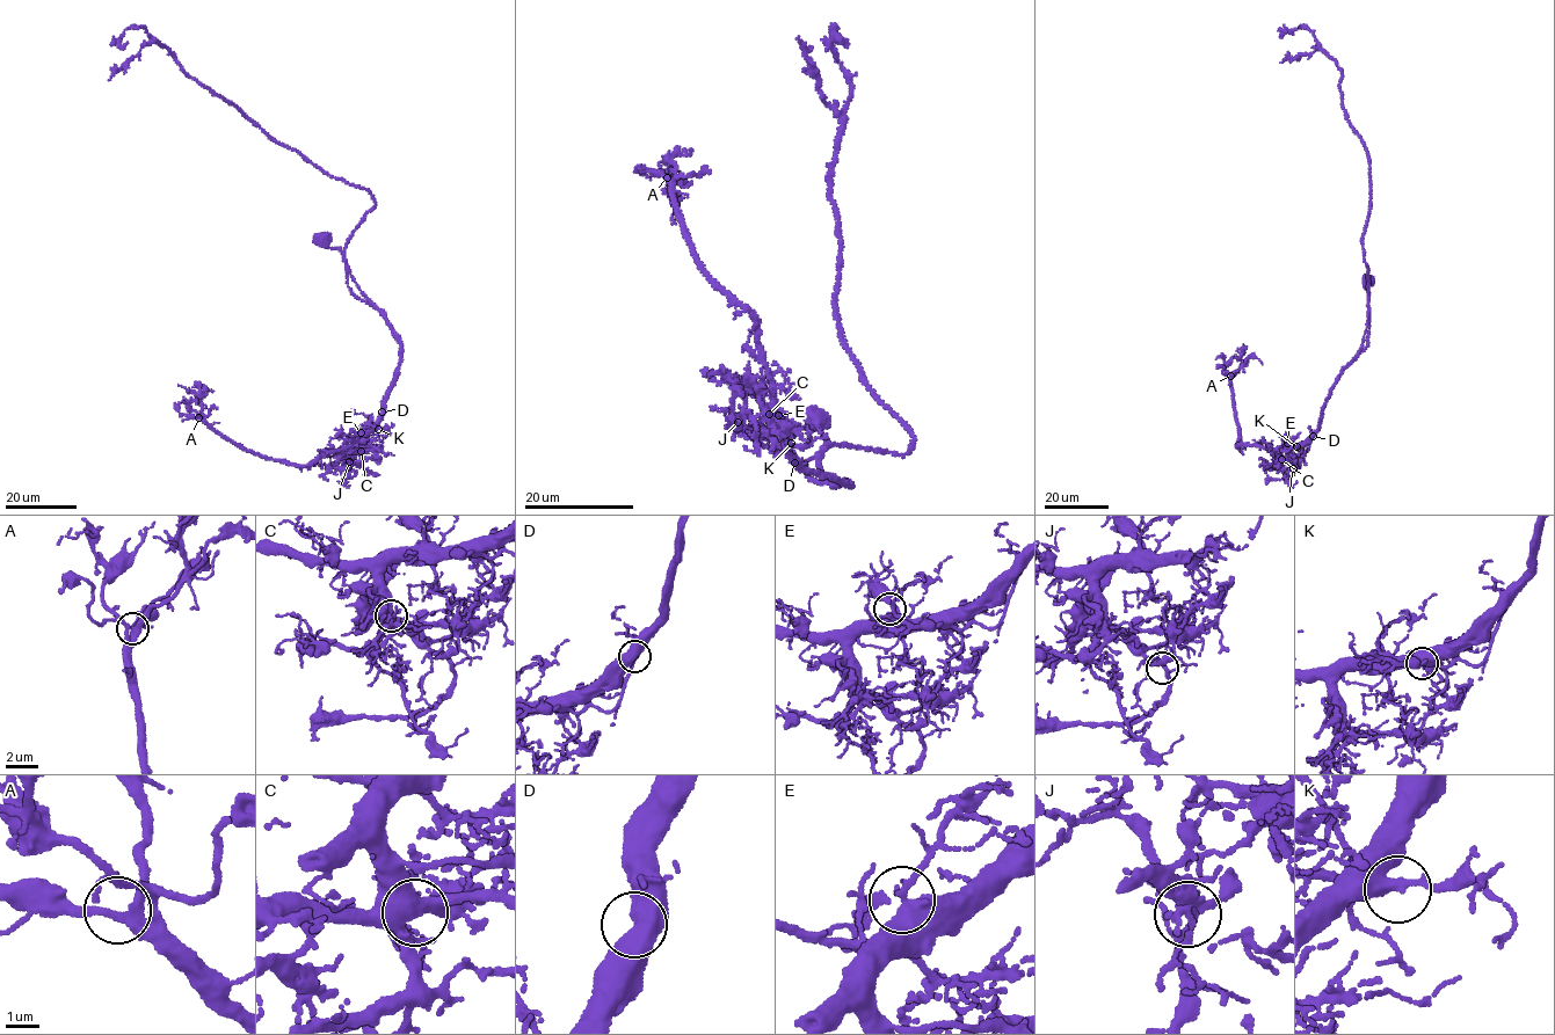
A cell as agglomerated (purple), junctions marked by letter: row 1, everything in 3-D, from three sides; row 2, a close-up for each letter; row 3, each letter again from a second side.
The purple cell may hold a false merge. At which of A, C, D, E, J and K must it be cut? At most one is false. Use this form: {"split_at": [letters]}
{"split_at": []}

